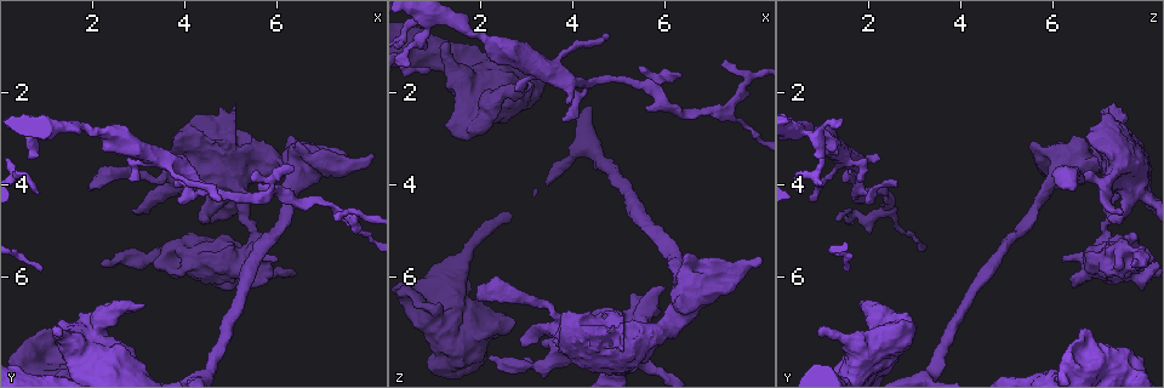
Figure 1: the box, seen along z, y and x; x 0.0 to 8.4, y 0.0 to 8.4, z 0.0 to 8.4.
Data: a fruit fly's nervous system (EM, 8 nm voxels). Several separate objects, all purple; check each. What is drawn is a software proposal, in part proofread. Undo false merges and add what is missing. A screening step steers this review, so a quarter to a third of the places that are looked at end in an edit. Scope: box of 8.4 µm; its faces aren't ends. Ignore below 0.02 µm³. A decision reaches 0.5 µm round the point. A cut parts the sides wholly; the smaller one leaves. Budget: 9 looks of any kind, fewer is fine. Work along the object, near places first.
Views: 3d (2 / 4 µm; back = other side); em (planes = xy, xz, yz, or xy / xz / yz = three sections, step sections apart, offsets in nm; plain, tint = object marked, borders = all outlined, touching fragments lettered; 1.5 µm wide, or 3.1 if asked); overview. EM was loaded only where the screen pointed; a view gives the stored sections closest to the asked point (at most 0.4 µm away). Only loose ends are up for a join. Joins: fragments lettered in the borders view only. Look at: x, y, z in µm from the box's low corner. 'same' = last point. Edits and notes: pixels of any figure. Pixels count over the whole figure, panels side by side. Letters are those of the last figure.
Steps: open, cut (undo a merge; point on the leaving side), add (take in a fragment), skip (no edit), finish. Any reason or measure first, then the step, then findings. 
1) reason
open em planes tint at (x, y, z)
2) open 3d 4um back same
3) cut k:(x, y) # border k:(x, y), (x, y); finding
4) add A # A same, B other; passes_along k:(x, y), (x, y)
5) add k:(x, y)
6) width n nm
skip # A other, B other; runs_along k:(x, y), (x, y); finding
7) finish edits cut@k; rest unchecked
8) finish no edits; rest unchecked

open em yz step 4 tint at (6.65, 3.25, 5.55)

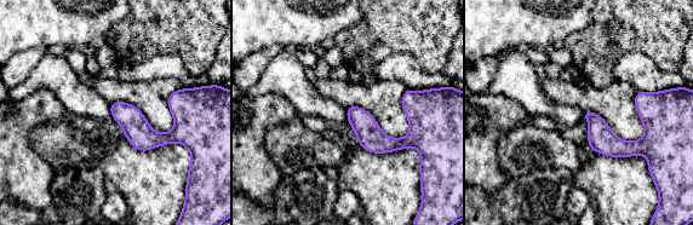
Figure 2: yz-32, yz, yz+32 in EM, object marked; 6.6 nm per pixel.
another direction
open em planes borders same

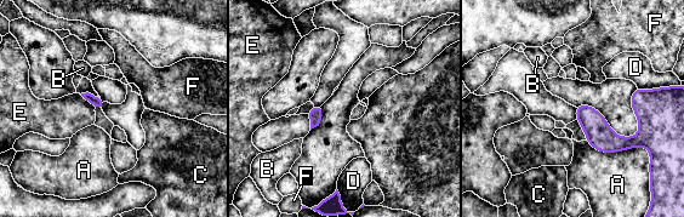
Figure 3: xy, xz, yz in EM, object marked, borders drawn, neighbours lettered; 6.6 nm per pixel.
skip # A other, B other, C other, D other, E other, F other; border 3:(80, 95), (95, 108); none of them fits

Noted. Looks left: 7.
an open end
open em yz step 4 tint at (5.95, 5.65, 6.15)

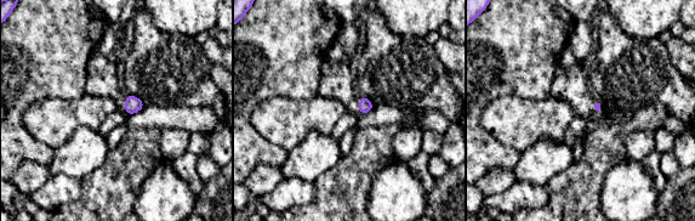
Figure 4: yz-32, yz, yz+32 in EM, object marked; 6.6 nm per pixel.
open em planes borders same

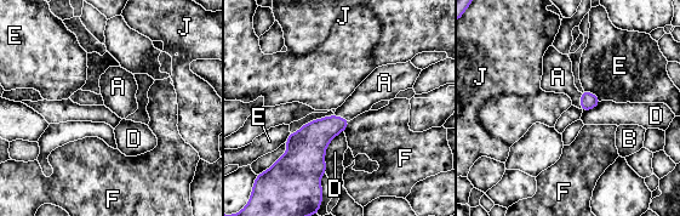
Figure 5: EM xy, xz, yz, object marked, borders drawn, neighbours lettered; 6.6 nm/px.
width 110 nm; longest_contact D 320 nm
add A # A same, B other, D other, E other, F other, J other; it goes on there

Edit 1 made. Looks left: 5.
redraw
open overview

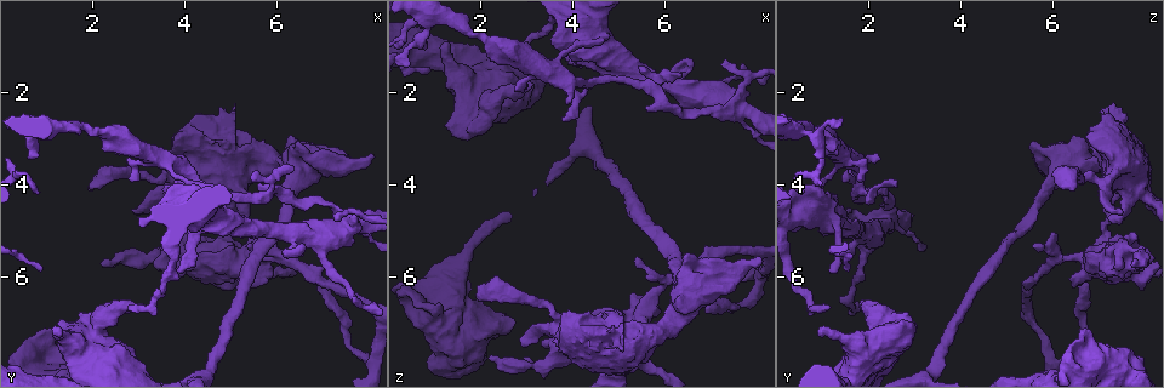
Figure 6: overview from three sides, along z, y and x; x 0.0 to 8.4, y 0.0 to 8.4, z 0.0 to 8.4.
free end
open 3d 2um at (2.25, 5.75, 7.70)

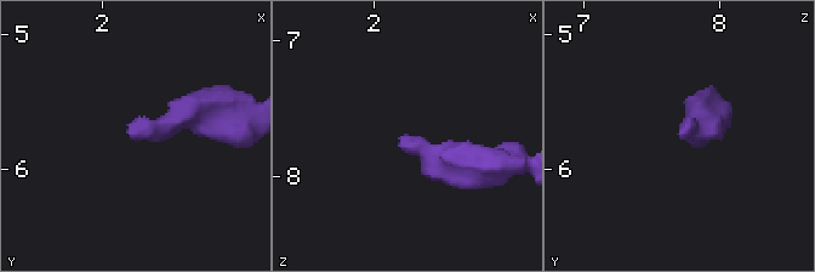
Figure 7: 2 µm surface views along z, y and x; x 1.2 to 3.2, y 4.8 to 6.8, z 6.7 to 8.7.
open em xz step 4 borders at (2.22, 5.74, 7.72)

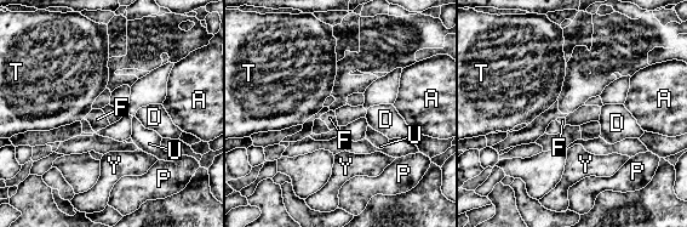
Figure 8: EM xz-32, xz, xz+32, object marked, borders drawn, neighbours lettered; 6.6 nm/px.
another direction
open em planes borders same

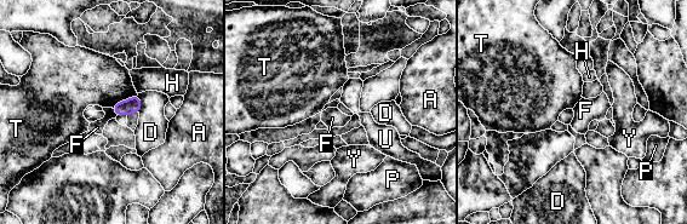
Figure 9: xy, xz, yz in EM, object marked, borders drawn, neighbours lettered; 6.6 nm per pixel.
skip # A other, D other, F other, H other, P other, T other, U other, Y other; none of them fits

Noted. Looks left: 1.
finish edits add@5; rest unchecked

